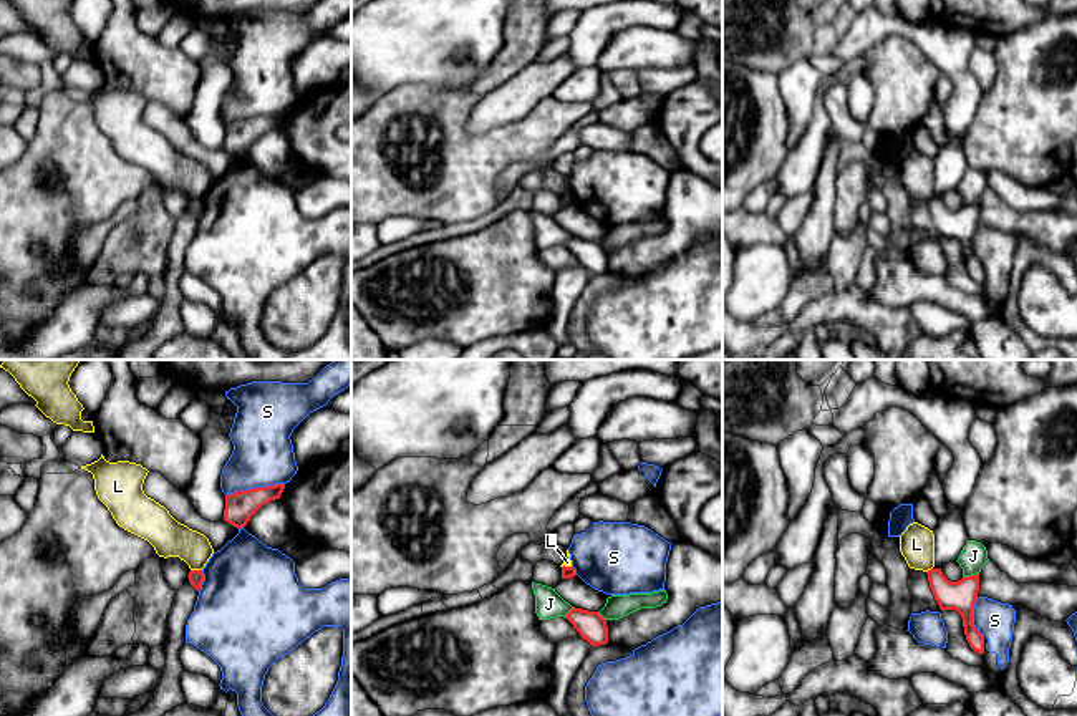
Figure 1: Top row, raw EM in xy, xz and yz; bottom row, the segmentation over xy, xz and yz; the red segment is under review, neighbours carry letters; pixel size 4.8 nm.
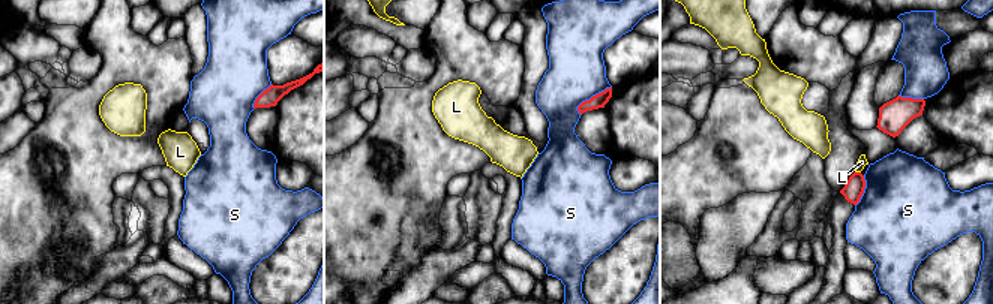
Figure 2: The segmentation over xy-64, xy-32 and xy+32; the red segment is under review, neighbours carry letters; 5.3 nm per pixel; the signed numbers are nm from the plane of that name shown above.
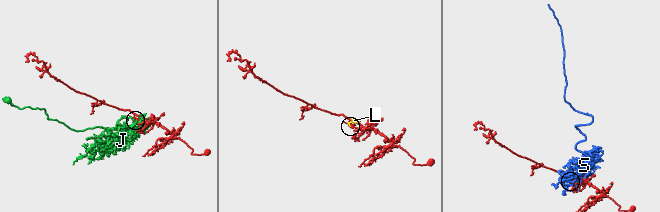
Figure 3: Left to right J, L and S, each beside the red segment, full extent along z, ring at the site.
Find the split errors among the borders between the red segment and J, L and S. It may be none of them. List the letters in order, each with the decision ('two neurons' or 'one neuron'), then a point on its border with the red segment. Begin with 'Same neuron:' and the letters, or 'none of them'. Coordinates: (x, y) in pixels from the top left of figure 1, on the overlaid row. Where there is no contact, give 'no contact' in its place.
Same neuron: none of them
J: two neurons | yz (971, 575)
L: two neurons | xy (196, 570)
S: two neurons | xy (255, 488)

